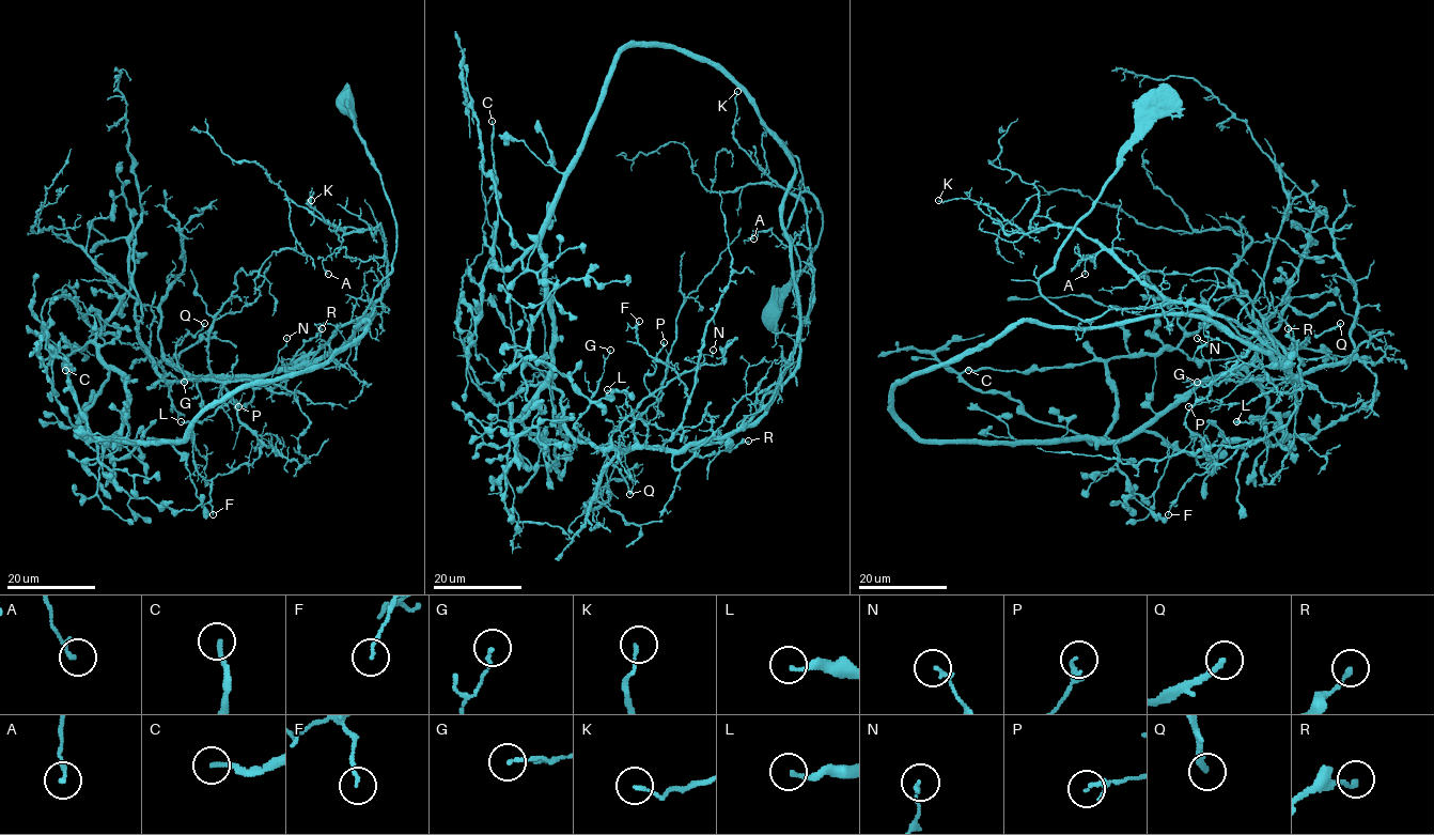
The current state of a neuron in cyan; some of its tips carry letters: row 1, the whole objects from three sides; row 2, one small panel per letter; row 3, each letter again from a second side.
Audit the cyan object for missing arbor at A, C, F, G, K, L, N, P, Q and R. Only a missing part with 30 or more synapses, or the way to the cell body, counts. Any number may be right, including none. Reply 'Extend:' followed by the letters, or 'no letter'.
Extend: C

